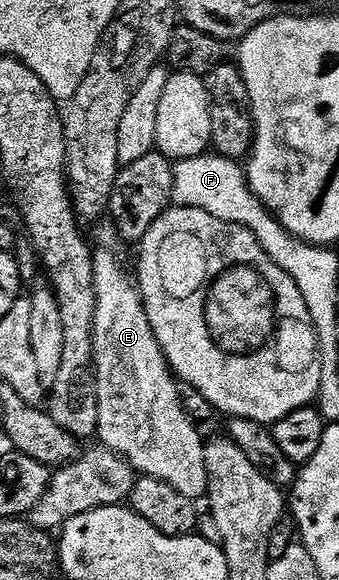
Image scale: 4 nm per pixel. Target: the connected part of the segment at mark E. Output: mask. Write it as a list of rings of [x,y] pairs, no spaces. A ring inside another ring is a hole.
[[[97,252],[93,257],[95,282],[95,322],[93,323],[93,366],[97,374],[99,394],[99,422],[97,436],[100,443],[128,461],[133,471],[141,476],[154,476],[179,490],[188,500],[201,502],[208,490],[207,466],[204,465],[206,441],[198,426],[181,404],[178,381],[169,367],[151,330],[138,285],[125,273],[125,268],[109,252]]]

